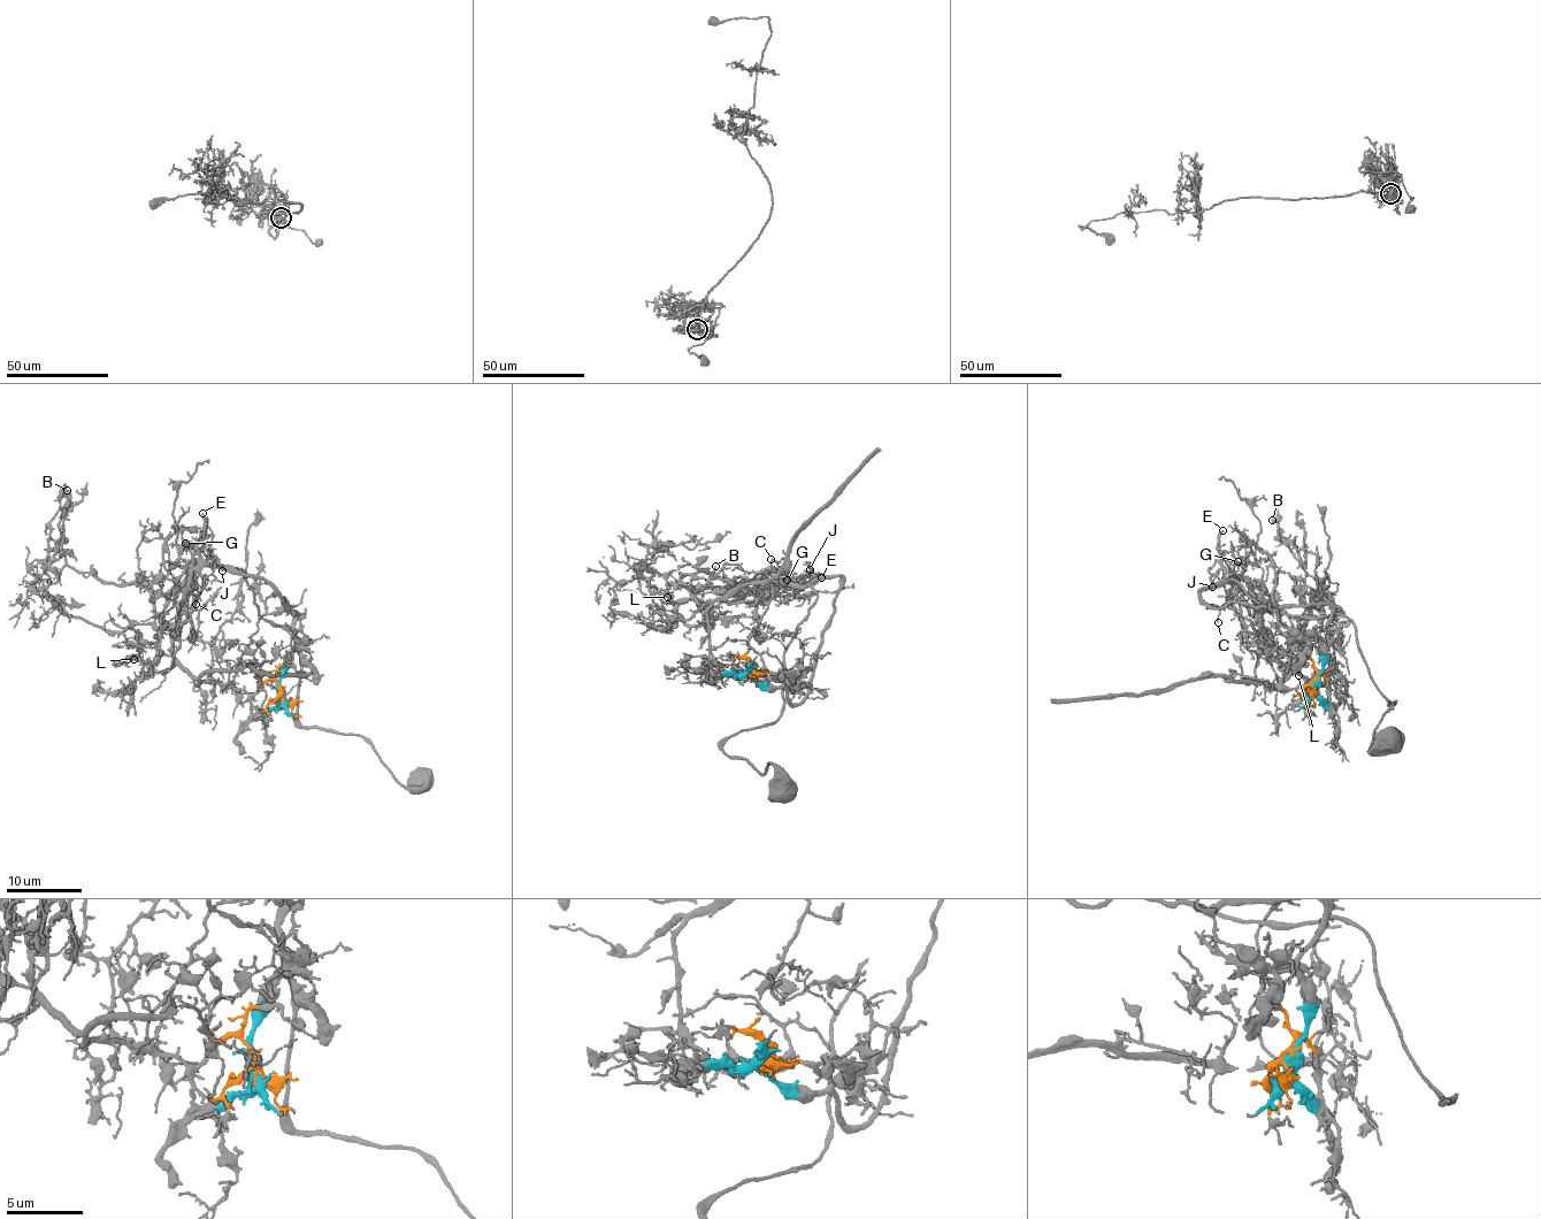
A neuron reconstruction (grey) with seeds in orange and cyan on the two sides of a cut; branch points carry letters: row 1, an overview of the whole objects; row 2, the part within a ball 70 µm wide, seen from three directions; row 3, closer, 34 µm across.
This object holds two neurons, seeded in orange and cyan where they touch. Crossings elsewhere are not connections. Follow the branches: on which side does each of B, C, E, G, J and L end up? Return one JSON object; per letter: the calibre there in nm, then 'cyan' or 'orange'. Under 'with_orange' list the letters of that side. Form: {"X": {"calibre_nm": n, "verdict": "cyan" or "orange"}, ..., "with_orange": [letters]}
{"B": {"calibre_nm": 140, "verdict": "orange"}, "C": {"calibre_nm": 90, "verdict": "cyan"}, "E": {"calibre_nm": 200, "verdict": "cyan"}, "G": {"calibre_nm": 110, "verdict": "cyan"}, "J": {"calibre_nm": 140, "verdict": "cyan"}, "L": {"calibre_nm": 140, "verdict": "orange"}, "with_orange": ["B", "L"]}

